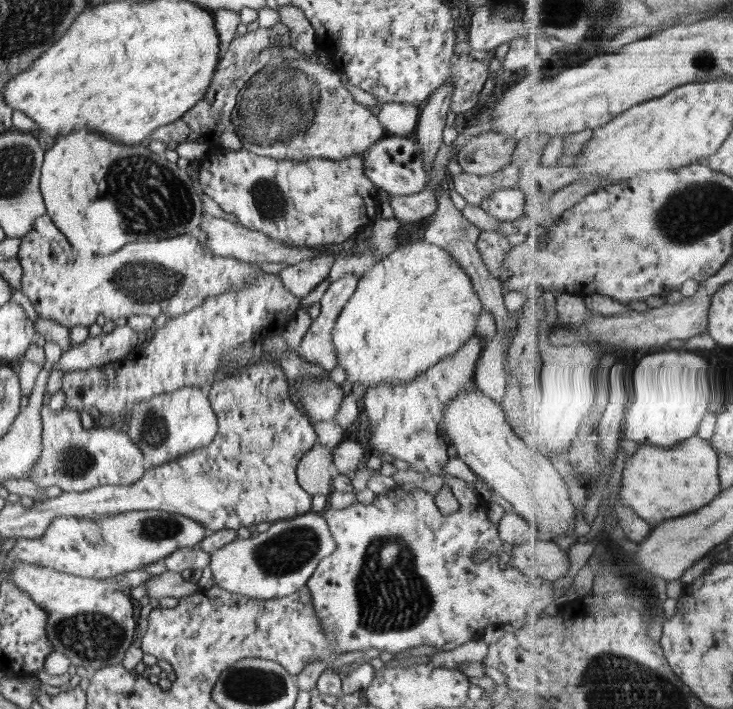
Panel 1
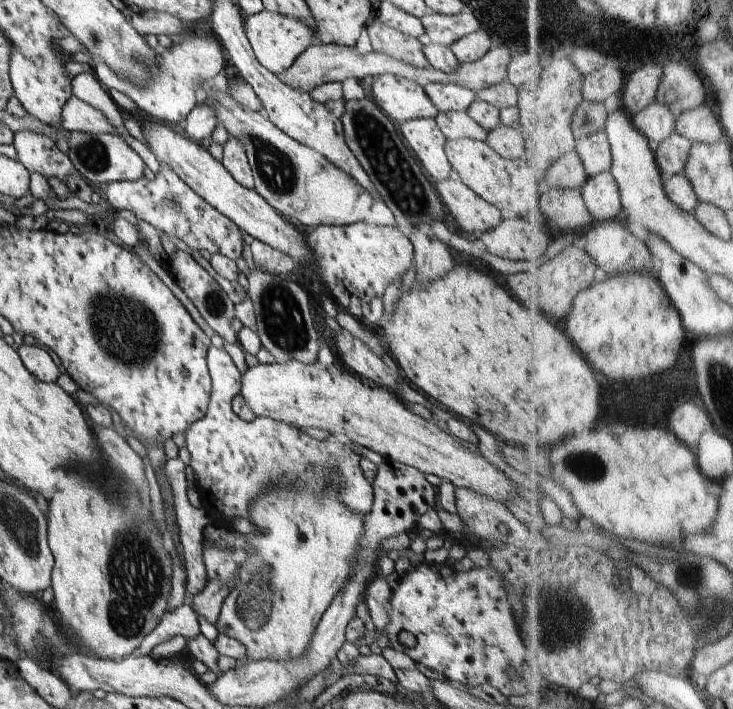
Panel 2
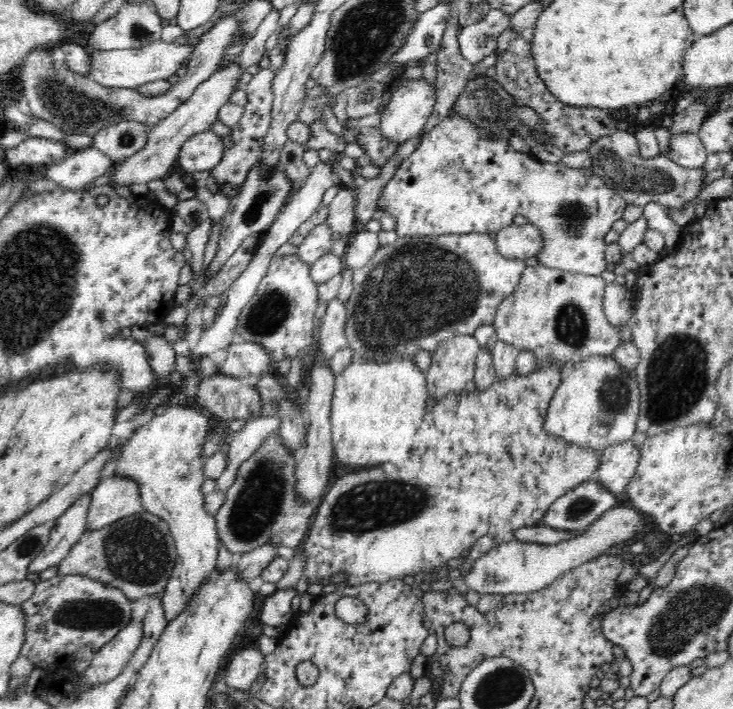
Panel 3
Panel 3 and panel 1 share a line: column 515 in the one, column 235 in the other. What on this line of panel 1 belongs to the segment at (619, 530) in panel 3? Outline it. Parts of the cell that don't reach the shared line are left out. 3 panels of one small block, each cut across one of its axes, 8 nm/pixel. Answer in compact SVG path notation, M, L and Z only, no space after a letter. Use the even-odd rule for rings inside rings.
M310 510L303 515L272 523L268 530L254 538L236 538L217 548L210 554L210 572L216 585L234 594L259 600L288 597L307 585L308 579L314 574L322 558L332 554L336 547L326 519Z

